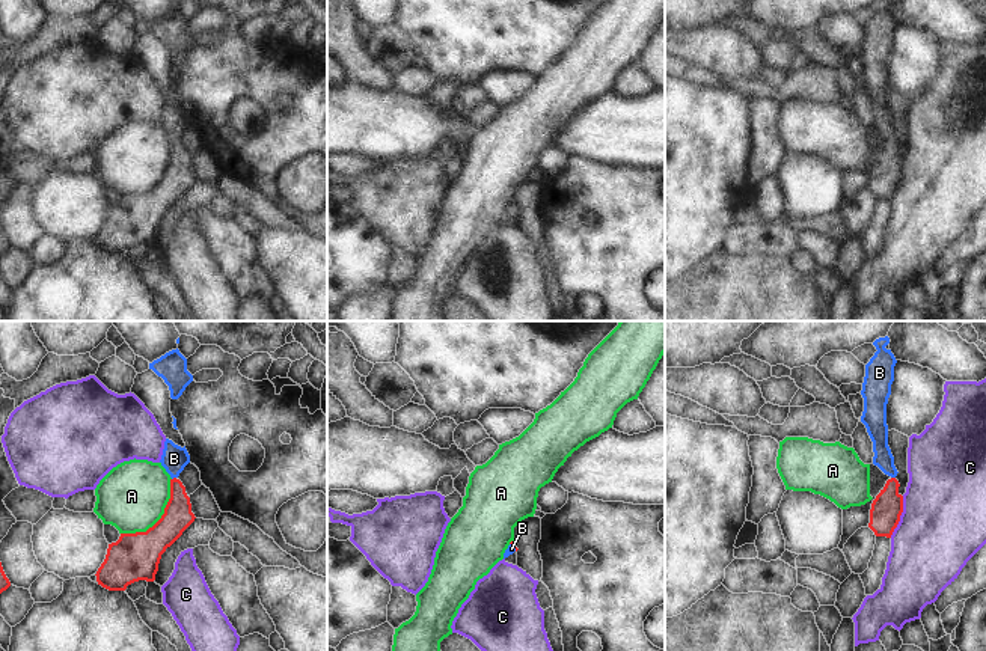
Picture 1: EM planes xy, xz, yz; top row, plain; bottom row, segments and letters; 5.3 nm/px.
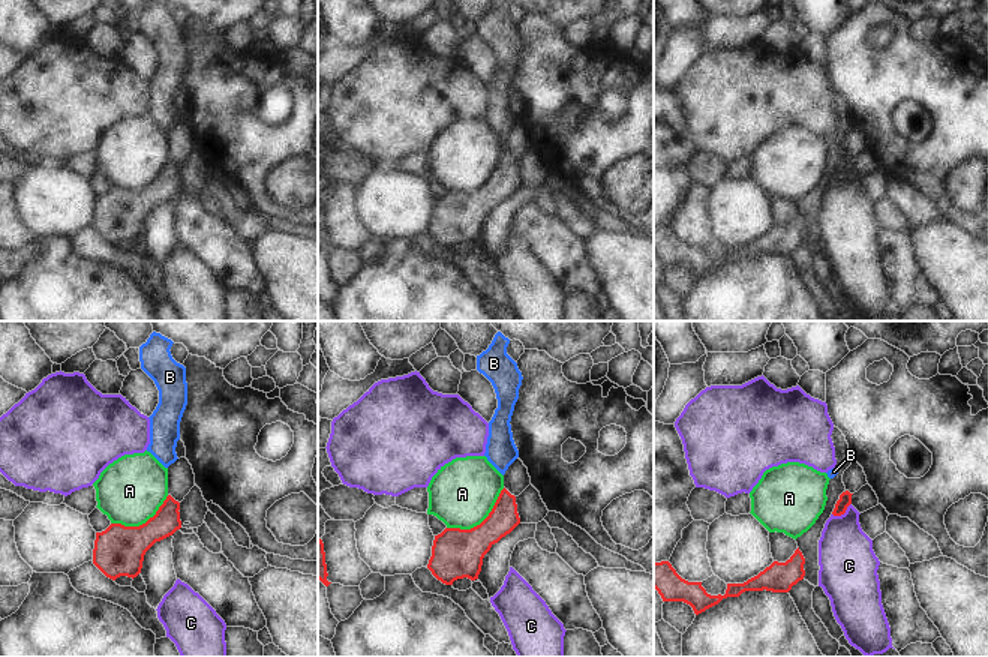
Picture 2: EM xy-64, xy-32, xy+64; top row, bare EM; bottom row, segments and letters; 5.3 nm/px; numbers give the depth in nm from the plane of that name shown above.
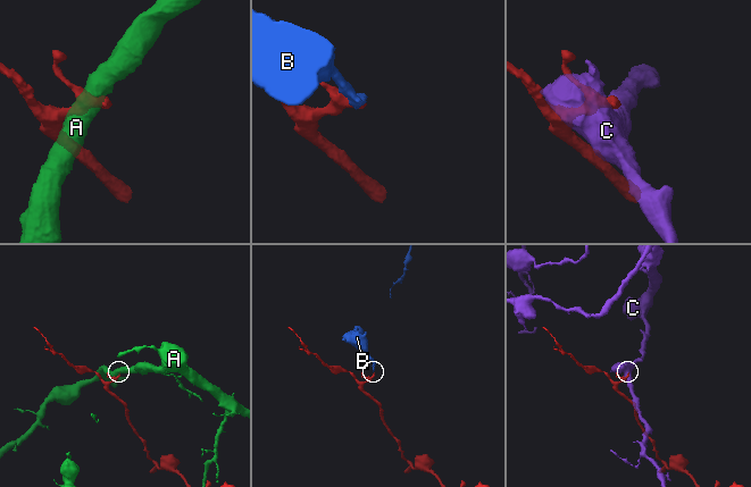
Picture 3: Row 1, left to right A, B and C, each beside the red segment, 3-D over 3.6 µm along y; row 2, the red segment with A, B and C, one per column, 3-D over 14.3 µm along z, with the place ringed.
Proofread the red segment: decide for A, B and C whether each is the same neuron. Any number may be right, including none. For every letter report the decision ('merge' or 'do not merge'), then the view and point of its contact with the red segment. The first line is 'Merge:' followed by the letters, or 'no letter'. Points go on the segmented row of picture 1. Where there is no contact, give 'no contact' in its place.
Merge: B
A: do not merge | xy (162, 517)
B: merge | xy (174, 478)
C: do not merge | yz (899, 517)

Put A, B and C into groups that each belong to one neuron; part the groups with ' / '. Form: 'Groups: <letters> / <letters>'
Groups: A / B / C

